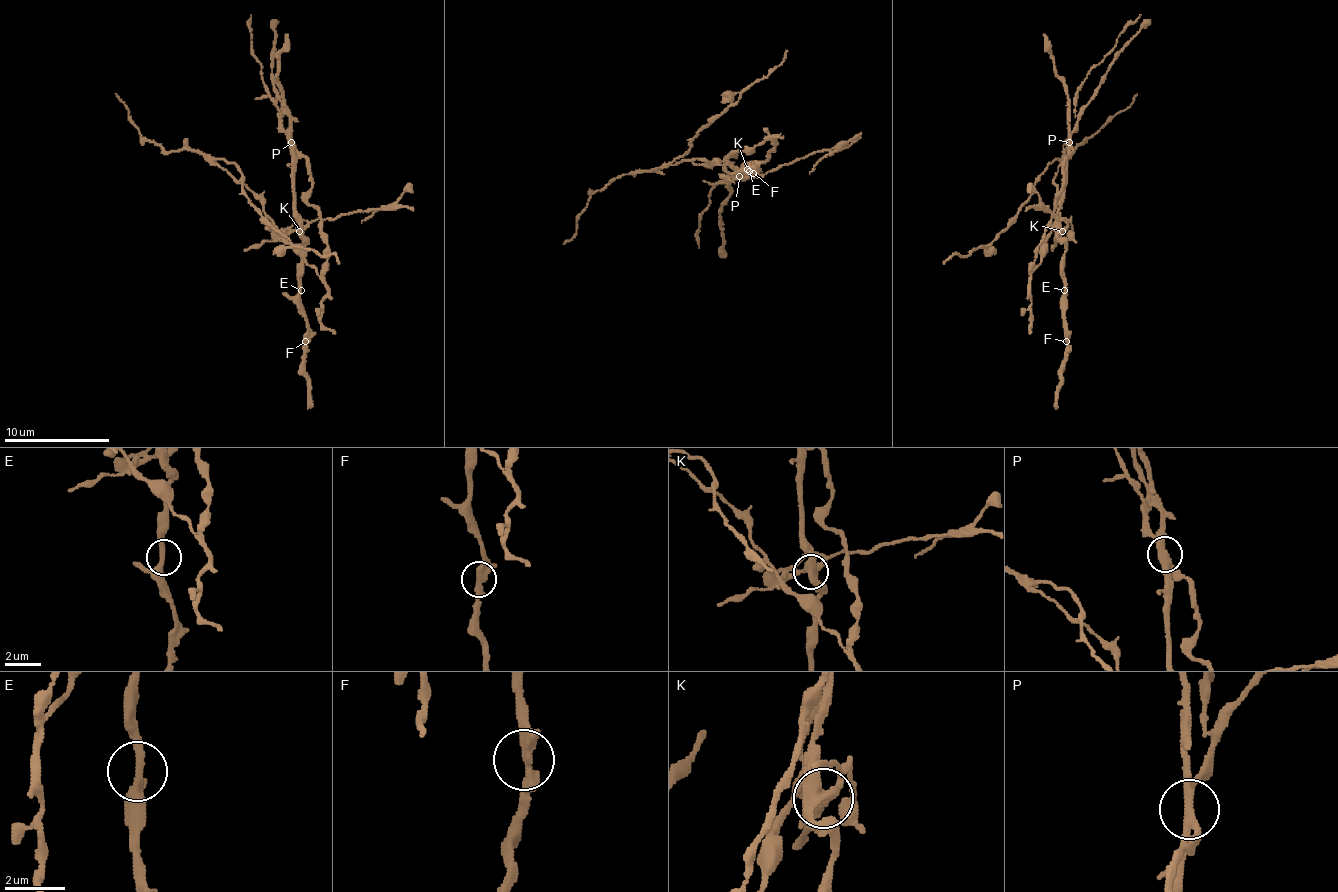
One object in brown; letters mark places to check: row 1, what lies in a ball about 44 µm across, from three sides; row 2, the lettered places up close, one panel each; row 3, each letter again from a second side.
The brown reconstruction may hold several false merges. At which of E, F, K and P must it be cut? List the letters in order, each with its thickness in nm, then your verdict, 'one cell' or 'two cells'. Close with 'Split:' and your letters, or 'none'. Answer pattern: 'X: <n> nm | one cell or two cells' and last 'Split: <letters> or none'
E: 240 nm | one cell
F: 300 nm | one cell
K: 400 nm | two cells
P: 280 nm | two cells
Split: K, P

